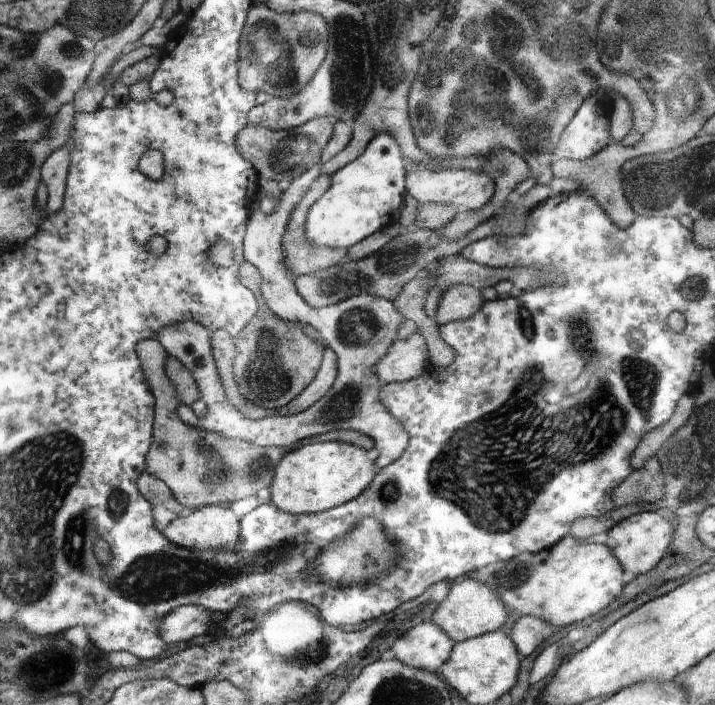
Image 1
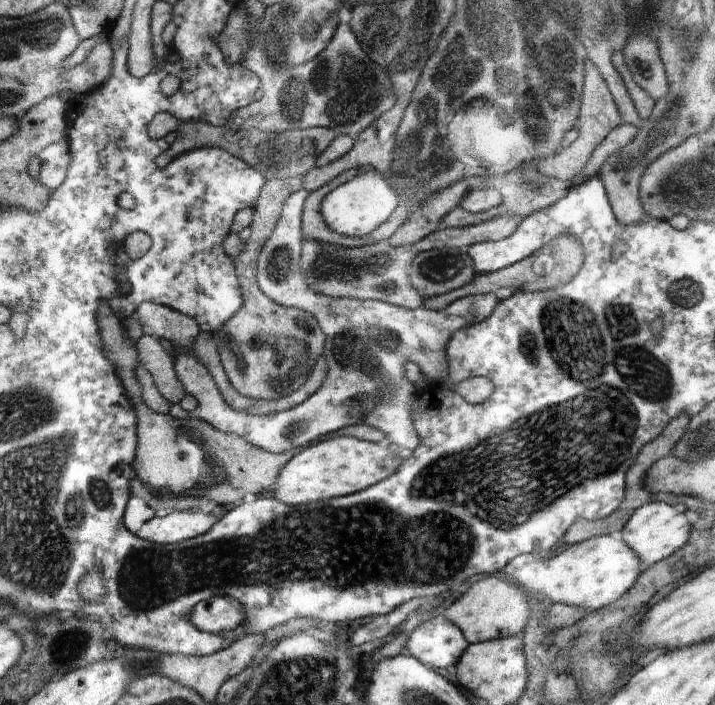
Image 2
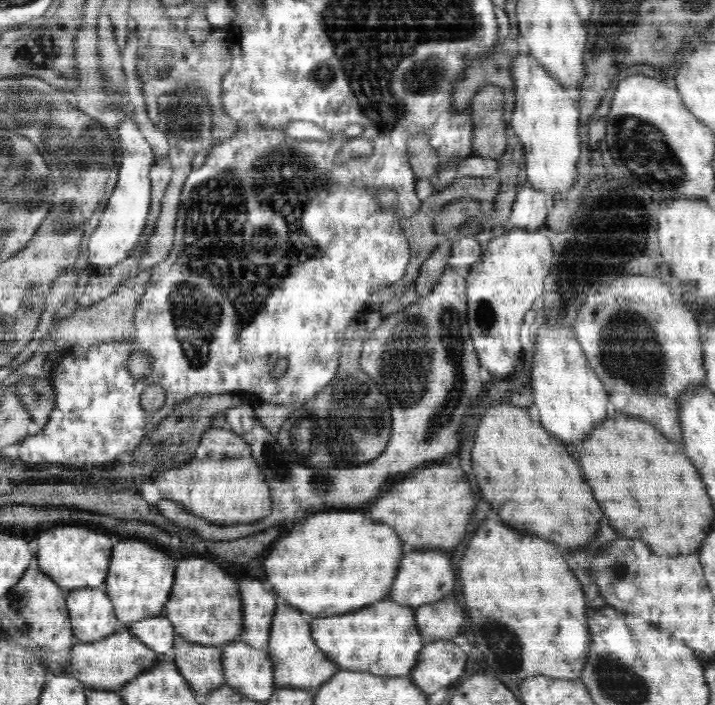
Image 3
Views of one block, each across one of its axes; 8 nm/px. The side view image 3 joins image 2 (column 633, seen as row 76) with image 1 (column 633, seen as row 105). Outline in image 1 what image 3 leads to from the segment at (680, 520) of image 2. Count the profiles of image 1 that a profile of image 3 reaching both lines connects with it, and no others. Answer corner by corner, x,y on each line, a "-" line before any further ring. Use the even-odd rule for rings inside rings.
656,510
634,513
622,522
618,522
606,533
607,540
604,543
606,548
613,552
614,558
622,564
626,572
632,572
631,574
636,577
652,571
658,565
666,550
669,550
673,544
672,538
675,536
674,526
668,520
664,520
660,514
656,514

